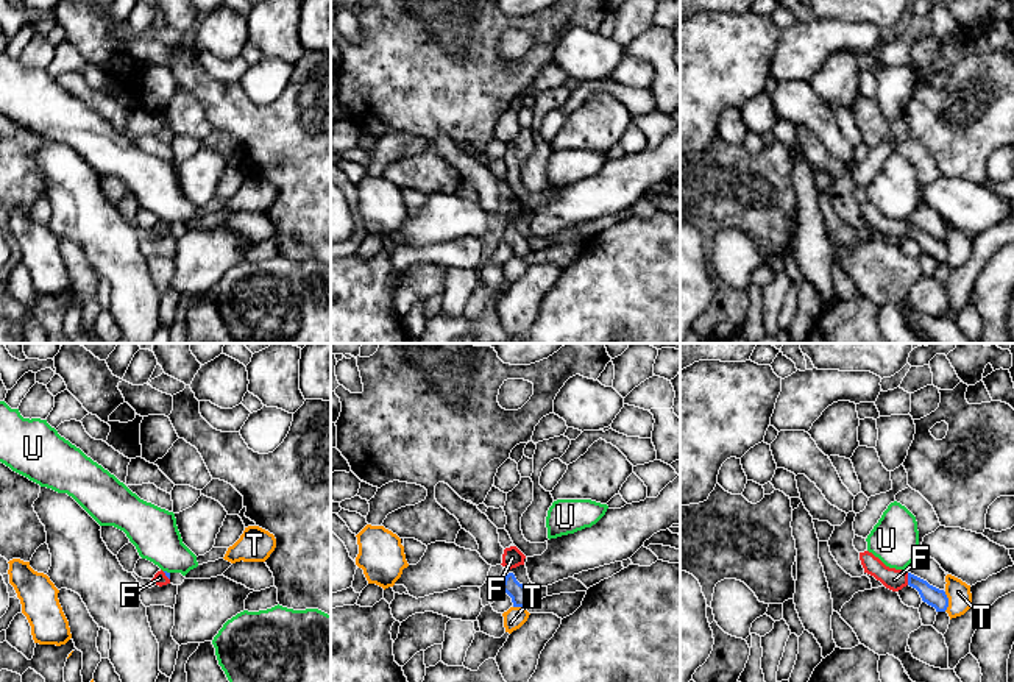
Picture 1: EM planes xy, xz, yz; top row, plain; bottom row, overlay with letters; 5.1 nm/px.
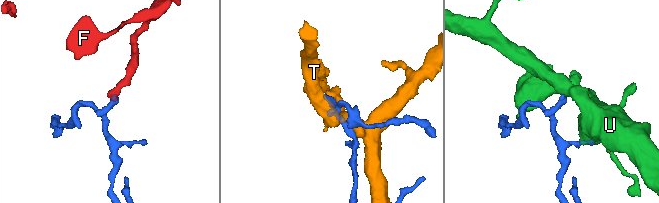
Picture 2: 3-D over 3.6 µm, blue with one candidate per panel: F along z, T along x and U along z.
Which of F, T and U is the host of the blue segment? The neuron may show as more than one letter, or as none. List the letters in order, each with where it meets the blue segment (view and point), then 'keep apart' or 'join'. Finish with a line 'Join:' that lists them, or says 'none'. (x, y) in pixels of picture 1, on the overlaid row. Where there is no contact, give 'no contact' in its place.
F: yz (908, 579) | join
T: yz (947, 601) | keep apart
U: xy (166, 571) | keep apart
Join: F

